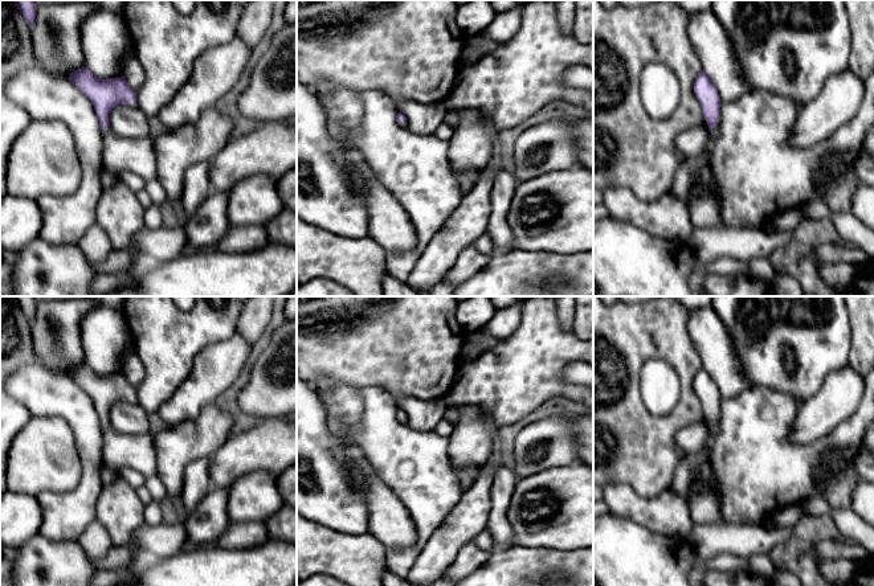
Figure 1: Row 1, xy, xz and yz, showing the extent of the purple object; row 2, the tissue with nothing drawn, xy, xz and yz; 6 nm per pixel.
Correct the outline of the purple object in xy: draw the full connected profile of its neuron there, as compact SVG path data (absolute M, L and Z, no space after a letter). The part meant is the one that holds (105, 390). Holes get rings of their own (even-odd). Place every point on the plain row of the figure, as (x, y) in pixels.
M85 361L70 369L68 374L93 399L99 415L103 437L103 466L121 471L126 467L154 476L158 471L154 437L146 434L121 434L110 427L109 413L117 401L136 398L136 389L128 382L126 373L97 374Z

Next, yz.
M701 368L694 378L694 389L701 398L703 417L712 427L719 418L720 394L715 381L704 368Z

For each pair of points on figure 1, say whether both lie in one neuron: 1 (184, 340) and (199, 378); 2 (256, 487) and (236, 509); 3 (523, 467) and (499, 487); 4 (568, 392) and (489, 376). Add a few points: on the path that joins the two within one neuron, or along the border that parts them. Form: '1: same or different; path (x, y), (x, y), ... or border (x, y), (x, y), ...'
1: different; border (216, 341), (194, 359), (190, 376), (176, 389)
2: same; path (253, 492), (241, 504)
3: different; border (513, 470), (518, 478)
4: same; path (548, 382), (539, 377), (509, 377)

